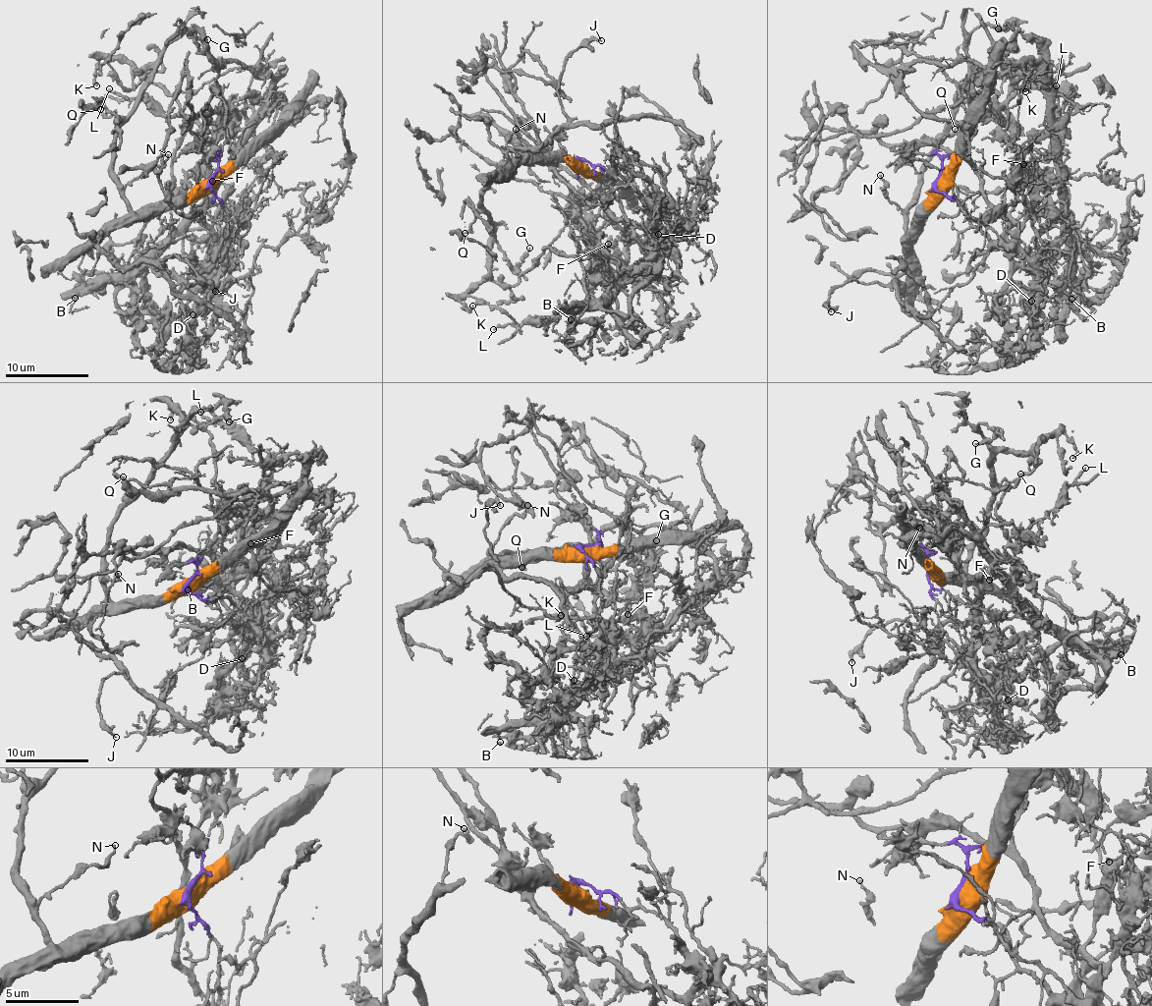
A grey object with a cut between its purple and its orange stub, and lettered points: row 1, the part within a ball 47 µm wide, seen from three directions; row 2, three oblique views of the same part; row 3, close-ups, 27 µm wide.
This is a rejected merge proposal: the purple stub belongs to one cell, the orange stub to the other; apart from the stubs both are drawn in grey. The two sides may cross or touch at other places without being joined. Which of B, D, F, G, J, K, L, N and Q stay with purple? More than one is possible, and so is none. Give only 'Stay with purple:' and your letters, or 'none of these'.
Stay with purple: B, D, F, L

